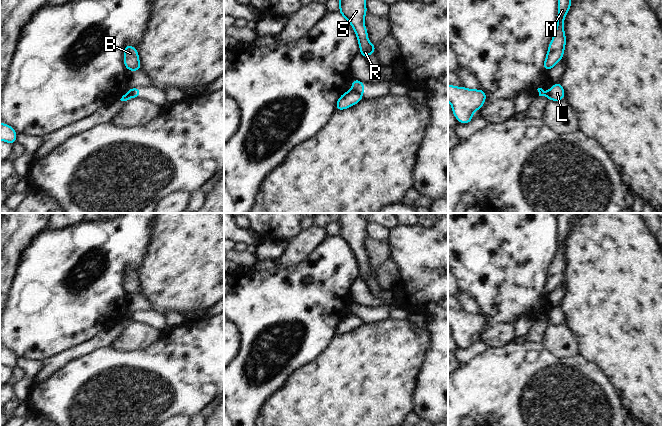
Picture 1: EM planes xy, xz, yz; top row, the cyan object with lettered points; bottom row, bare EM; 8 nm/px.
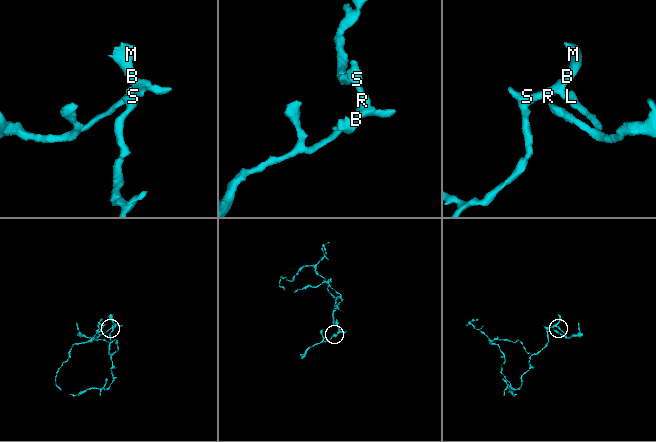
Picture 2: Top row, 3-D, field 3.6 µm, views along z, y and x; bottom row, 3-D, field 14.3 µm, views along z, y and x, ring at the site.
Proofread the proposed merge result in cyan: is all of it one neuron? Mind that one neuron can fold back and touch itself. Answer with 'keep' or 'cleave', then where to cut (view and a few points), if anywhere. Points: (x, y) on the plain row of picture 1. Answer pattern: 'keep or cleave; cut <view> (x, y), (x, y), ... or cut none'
cleave; cut xz (351, 313), (362, 319)

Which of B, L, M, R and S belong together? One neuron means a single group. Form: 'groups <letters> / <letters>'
groups B M R S / L

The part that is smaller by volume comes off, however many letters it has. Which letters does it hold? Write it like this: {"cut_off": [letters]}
{"cut_off": ["L"]}

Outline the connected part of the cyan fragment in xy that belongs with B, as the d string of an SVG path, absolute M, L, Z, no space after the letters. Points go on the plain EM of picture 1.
M128 267L125 269L124 290L128 295L141 295L138 275Z

